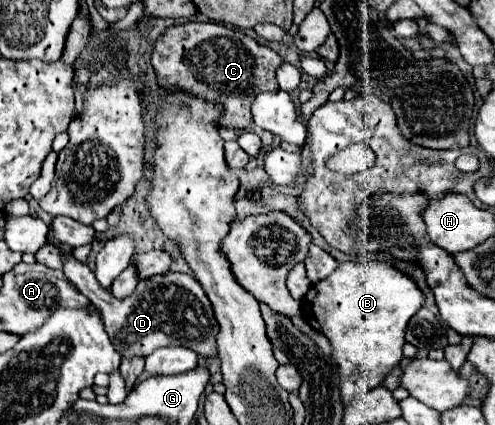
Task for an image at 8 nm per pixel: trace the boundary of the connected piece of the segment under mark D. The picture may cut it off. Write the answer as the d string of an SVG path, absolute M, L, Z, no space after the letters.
M56 245L64 253L64 275L72 281L102 315L104 329L122 357L148 357L152 351L170 345L182 345L194 349L198 355L216 357L216 335L218 323L214 319L212 305L204 295L204 289L192 275L184 273L164 273L150 279L138 281L134 293L122 301L114 299L110 291L100 289L100 283L94 279L94 273L82 265L68 245Z

